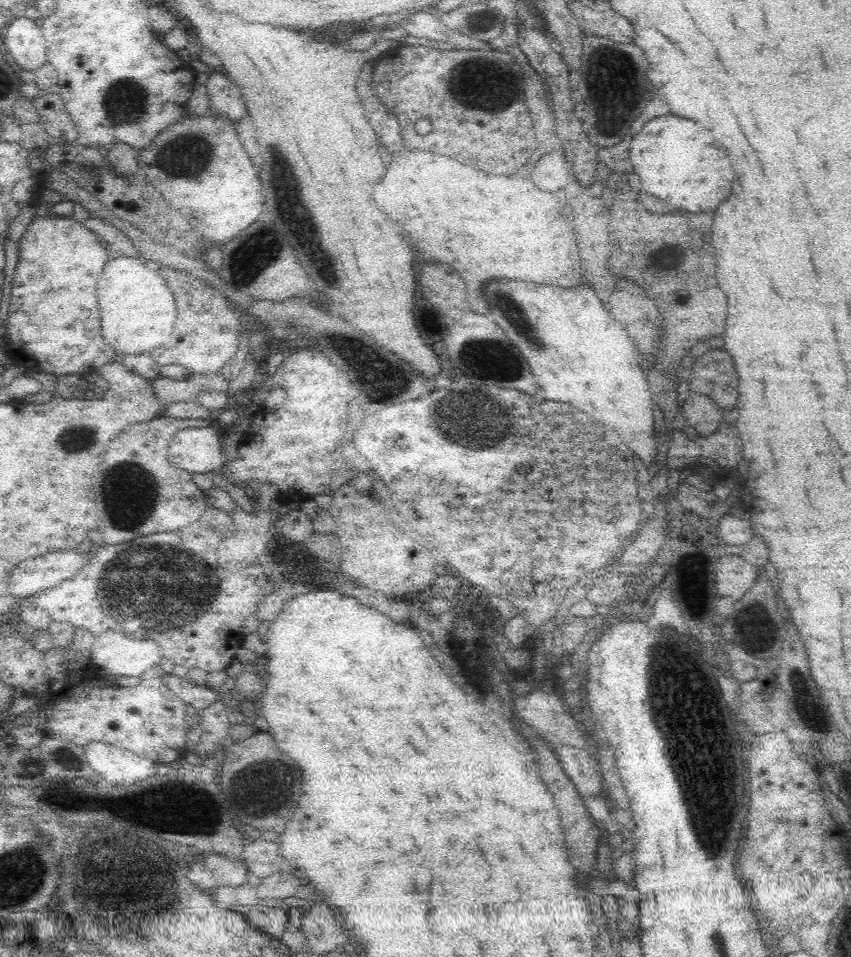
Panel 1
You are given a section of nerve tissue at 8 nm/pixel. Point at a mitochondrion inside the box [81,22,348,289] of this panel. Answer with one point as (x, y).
(124, 101)

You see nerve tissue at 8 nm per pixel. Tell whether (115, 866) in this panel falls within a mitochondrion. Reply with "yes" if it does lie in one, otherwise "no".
yes

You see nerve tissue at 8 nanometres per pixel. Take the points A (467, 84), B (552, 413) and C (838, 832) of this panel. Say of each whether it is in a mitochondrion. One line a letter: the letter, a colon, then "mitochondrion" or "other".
A: mitochondrion
B: other
C: other

